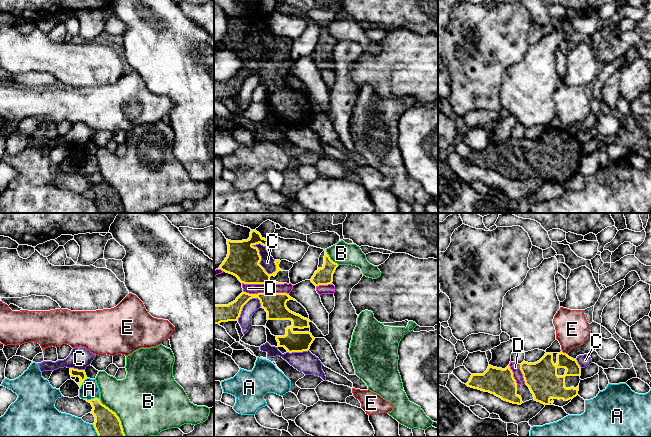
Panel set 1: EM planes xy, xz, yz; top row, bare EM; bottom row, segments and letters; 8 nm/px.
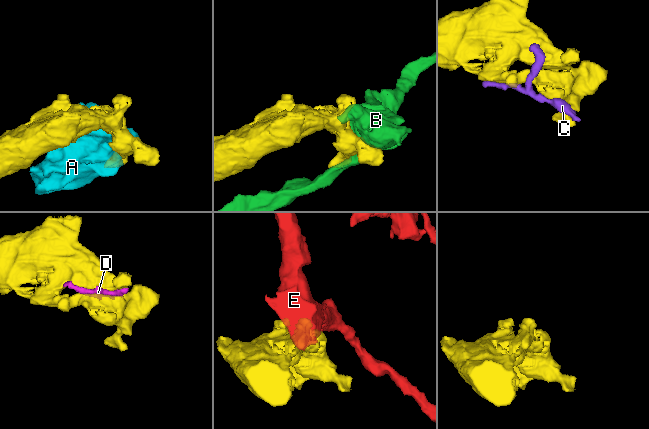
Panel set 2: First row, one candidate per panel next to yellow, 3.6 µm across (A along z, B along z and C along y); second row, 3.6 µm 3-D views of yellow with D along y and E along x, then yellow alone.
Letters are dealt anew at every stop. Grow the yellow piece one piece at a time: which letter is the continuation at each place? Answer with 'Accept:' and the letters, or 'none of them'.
Accept: D

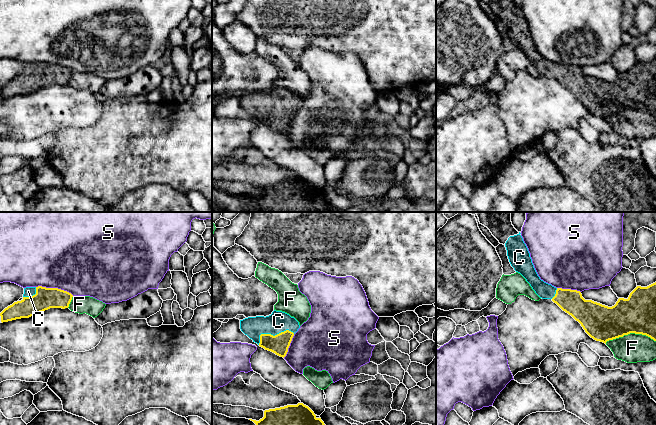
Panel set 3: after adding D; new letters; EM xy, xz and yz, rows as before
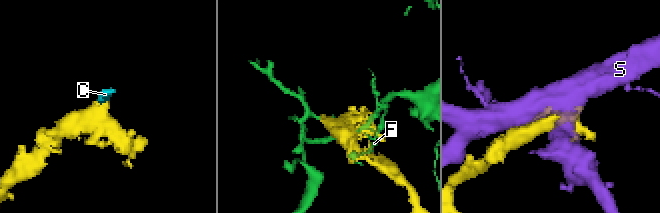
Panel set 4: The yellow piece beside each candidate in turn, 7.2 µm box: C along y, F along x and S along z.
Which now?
Accept: C

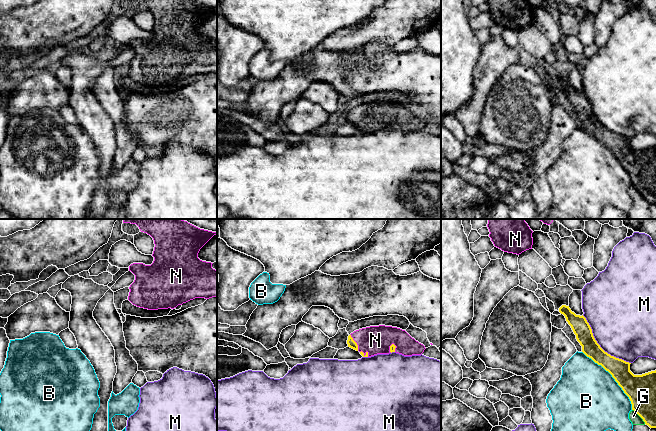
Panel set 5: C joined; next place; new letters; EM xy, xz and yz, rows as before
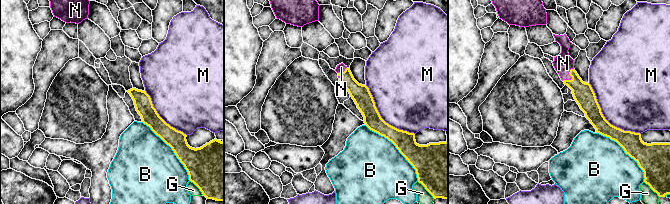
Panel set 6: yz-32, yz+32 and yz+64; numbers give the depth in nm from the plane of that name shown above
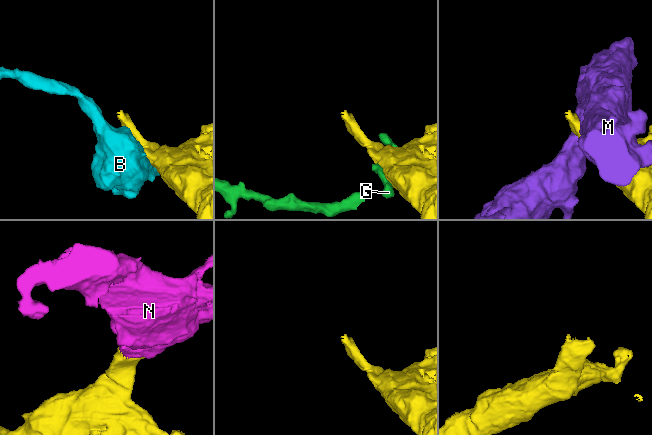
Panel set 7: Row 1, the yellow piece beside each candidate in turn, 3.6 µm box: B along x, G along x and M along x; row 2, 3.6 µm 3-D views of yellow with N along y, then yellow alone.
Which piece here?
Accept: N

